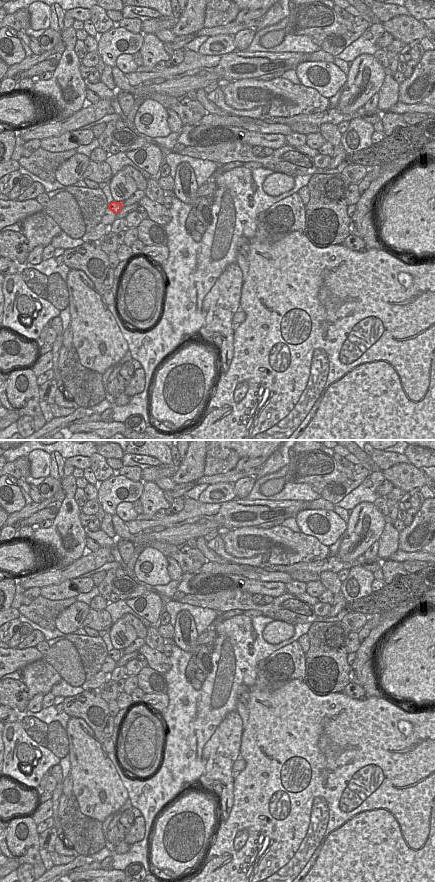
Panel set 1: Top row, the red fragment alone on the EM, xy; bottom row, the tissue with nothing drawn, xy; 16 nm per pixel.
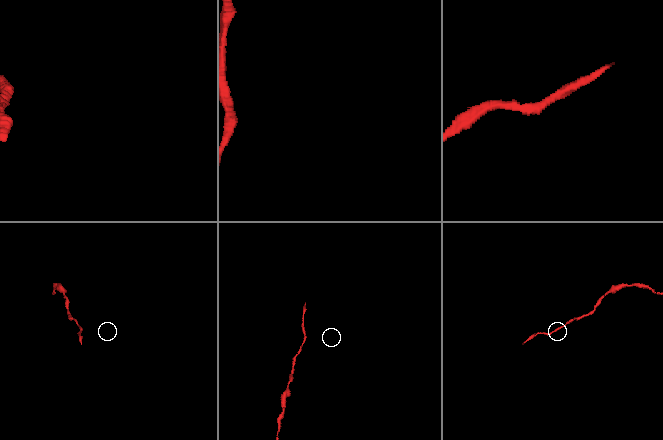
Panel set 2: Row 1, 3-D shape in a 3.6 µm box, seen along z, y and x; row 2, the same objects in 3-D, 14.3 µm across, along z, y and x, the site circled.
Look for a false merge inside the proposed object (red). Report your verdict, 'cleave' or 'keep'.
cleave

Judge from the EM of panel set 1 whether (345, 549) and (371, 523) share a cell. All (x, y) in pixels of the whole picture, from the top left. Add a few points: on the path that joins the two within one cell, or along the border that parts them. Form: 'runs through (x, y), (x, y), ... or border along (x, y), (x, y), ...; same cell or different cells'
runs through (354, 540), (366, 523); same cell

